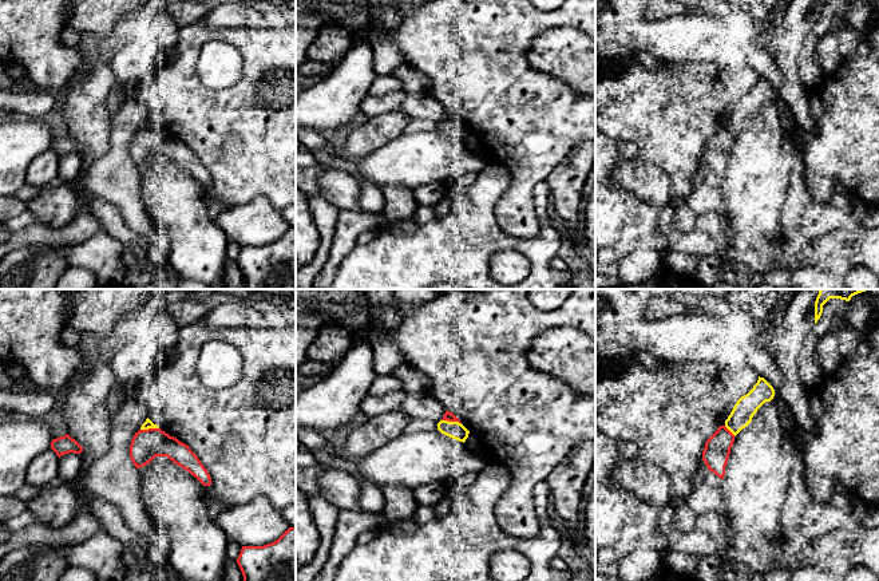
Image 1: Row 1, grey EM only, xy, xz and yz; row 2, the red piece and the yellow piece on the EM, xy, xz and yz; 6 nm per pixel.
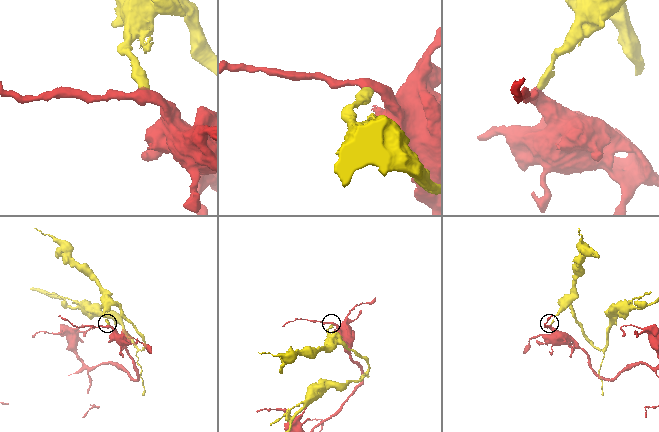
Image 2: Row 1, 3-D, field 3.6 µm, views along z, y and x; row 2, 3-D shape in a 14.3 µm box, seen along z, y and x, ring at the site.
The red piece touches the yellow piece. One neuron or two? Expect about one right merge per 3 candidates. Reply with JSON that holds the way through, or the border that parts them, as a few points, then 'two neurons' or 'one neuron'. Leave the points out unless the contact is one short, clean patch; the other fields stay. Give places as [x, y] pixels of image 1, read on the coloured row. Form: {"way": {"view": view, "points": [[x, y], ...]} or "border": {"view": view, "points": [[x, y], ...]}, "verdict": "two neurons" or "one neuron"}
{"verdict": "two neurons"}

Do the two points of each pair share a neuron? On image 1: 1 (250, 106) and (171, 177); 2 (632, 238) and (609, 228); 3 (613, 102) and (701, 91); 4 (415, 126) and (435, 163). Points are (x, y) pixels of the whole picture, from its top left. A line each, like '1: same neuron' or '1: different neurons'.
1: different neurons
2: different neurons
3: same neuron
4: different neurons

